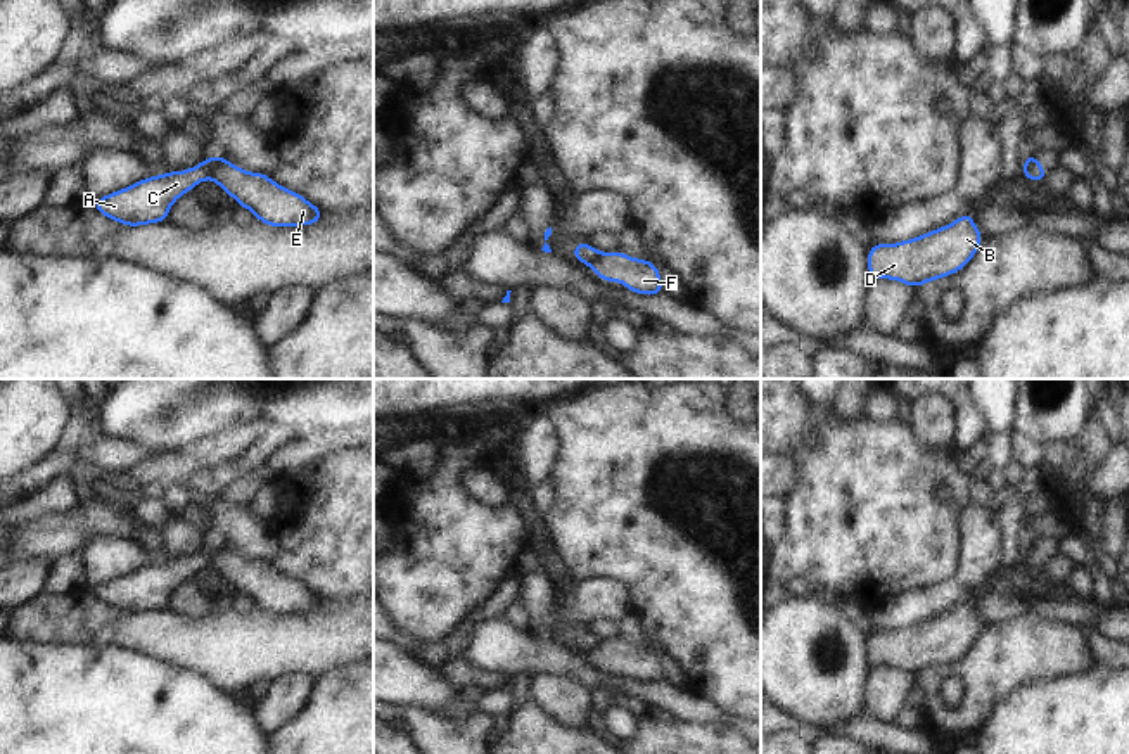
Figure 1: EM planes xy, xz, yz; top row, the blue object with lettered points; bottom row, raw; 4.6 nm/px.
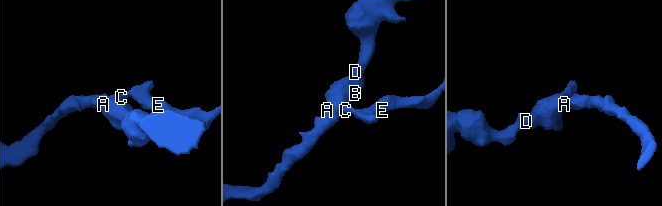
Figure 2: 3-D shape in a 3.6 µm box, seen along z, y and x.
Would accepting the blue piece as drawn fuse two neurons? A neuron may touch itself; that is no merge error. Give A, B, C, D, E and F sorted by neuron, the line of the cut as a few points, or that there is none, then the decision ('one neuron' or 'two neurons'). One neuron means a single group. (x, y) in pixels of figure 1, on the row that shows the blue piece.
groups A B C D / E F; cut xy (211, 158), (208, 177); two neurons

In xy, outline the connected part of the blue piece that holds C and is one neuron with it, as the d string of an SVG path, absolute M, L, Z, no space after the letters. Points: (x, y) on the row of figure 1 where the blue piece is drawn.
M207 157L187 171L168 171L102 195L93 209L126 227L168 221L171 204L197 183L209 178L213 159Z

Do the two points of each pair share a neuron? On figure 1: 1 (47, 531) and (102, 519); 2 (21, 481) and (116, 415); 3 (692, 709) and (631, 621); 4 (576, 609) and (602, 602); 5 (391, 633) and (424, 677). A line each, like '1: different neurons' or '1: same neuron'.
1: same neuron
2: different neurons
3: different neurons
4: same neuron
5: different neurons

